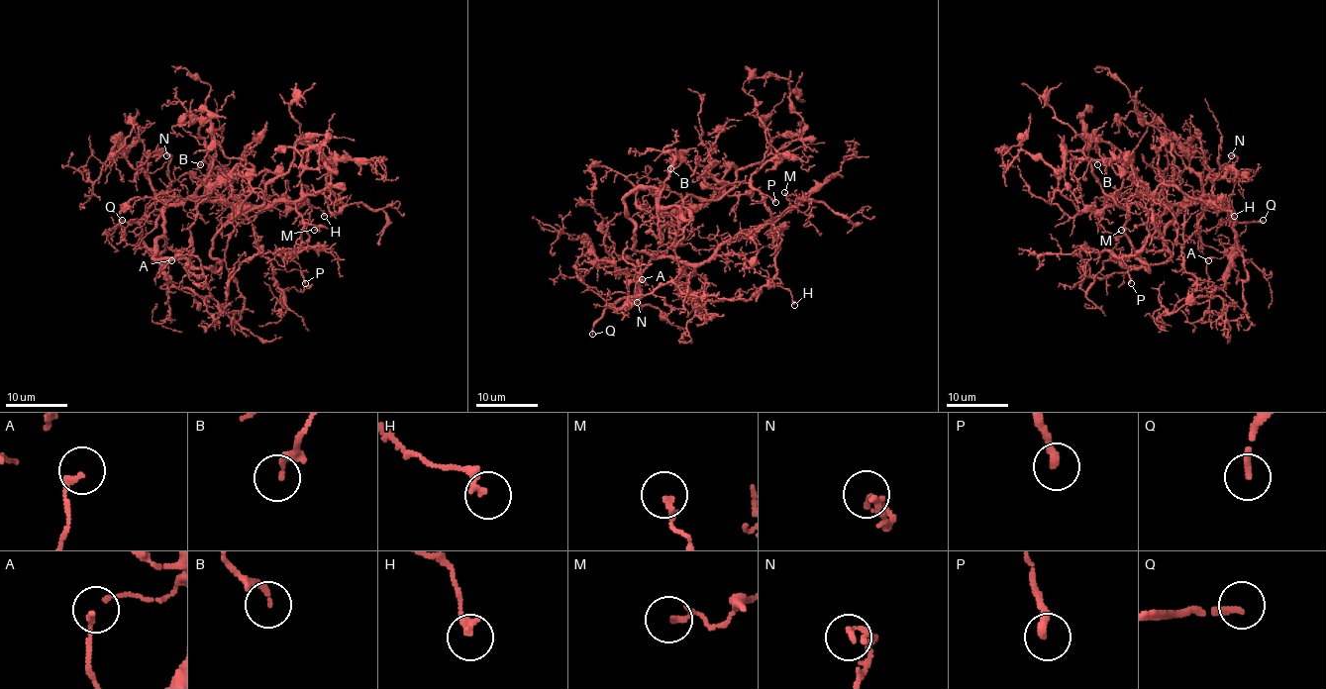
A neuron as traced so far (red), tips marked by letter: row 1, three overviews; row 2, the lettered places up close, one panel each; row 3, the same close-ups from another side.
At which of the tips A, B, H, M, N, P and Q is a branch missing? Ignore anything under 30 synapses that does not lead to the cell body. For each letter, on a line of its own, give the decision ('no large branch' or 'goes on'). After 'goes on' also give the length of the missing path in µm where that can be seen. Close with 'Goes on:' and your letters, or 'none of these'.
A: no large branch
B: no large branch
H: no large branch
M: no large branch
N: no large branch
P: no large branch
Q: goes on; about 40 µm are missing
Goes on: Q

